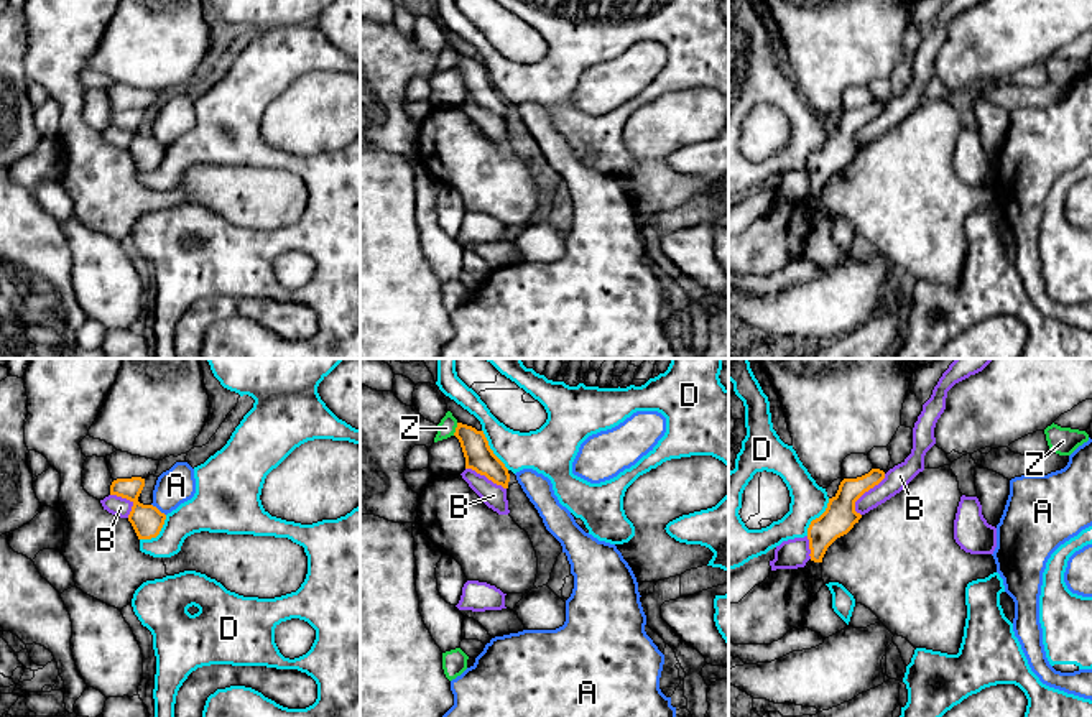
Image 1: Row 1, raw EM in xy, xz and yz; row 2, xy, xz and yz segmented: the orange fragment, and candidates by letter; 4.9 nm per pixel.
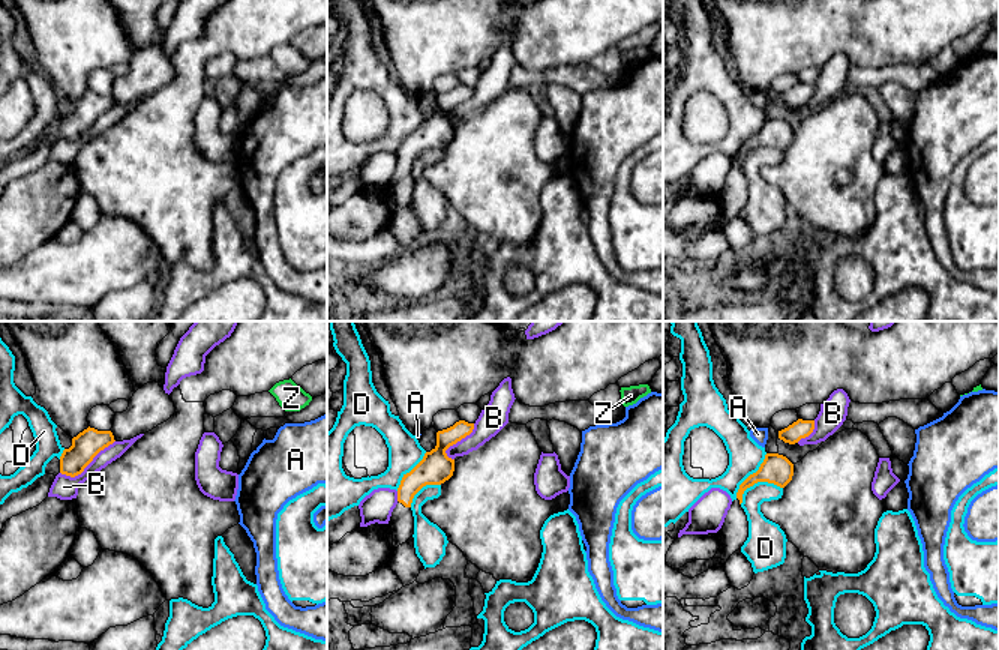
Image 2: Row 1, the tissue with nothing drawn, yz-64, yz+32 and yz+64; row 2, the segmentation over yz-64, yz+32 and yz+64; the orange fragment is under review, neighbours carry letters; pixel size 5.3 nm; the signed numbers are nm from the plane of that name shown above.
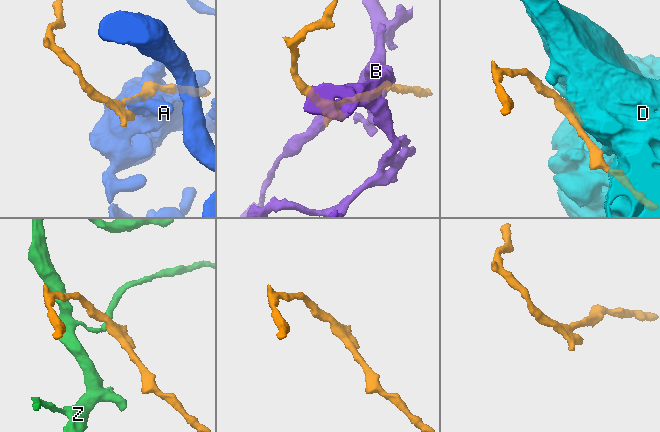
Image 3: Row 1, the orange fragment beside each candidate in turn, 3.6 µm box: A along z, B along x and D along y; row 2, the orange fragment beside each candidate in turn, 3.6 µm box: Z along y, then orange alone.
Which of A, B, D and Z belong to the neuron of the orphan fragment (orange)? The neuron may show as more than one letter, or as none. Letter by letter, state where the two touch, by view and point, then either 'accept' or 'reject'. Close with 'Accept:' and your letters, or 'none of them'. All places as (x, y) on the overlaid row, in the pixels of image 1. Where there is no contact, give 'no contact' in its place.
A: contact xy (157, 508); reject
B: contact yz (865, 490); reject
D: contact yz (816, 518); reject
Z: contact xz (456, 430); reject
Accept: none of them

